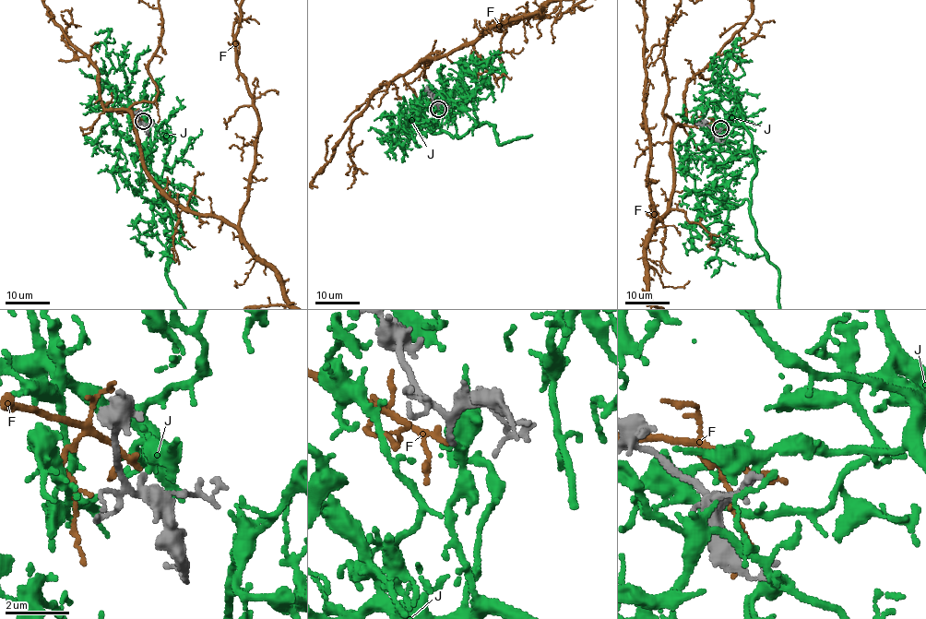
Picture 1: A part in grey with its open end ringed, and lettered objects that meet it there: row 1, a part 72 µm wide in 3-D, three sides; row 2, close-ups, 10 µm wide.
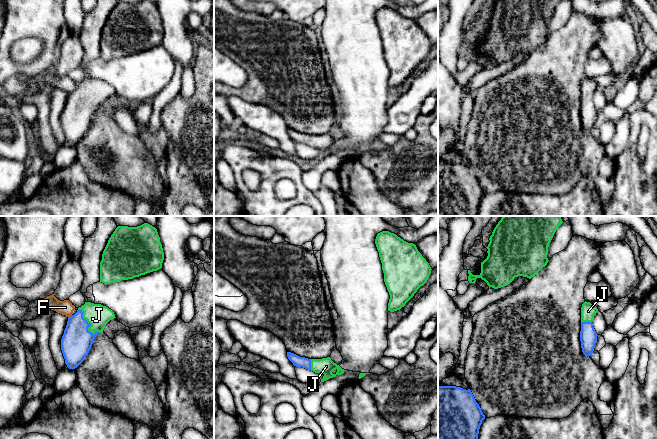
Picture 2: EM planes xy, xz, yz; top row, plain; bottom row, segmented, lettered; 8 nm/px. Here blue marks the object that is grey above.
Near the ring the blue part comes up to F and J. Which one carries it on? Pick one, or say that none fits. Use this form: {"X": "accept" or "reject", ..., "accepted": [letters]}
{"F": "reject", "J": "accept", "accepted": ["J"]}

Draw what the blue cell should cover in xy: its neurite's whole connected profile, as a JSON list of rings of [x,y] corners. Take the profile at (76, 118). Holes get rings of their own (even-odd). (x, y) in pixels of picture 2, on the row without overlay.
[[[85,78],[68,94],[61,115],[61,126],[69,145],[77,144],[85,136],[95,113],[114,94],[116,93],[111,85],[91,78]]]

